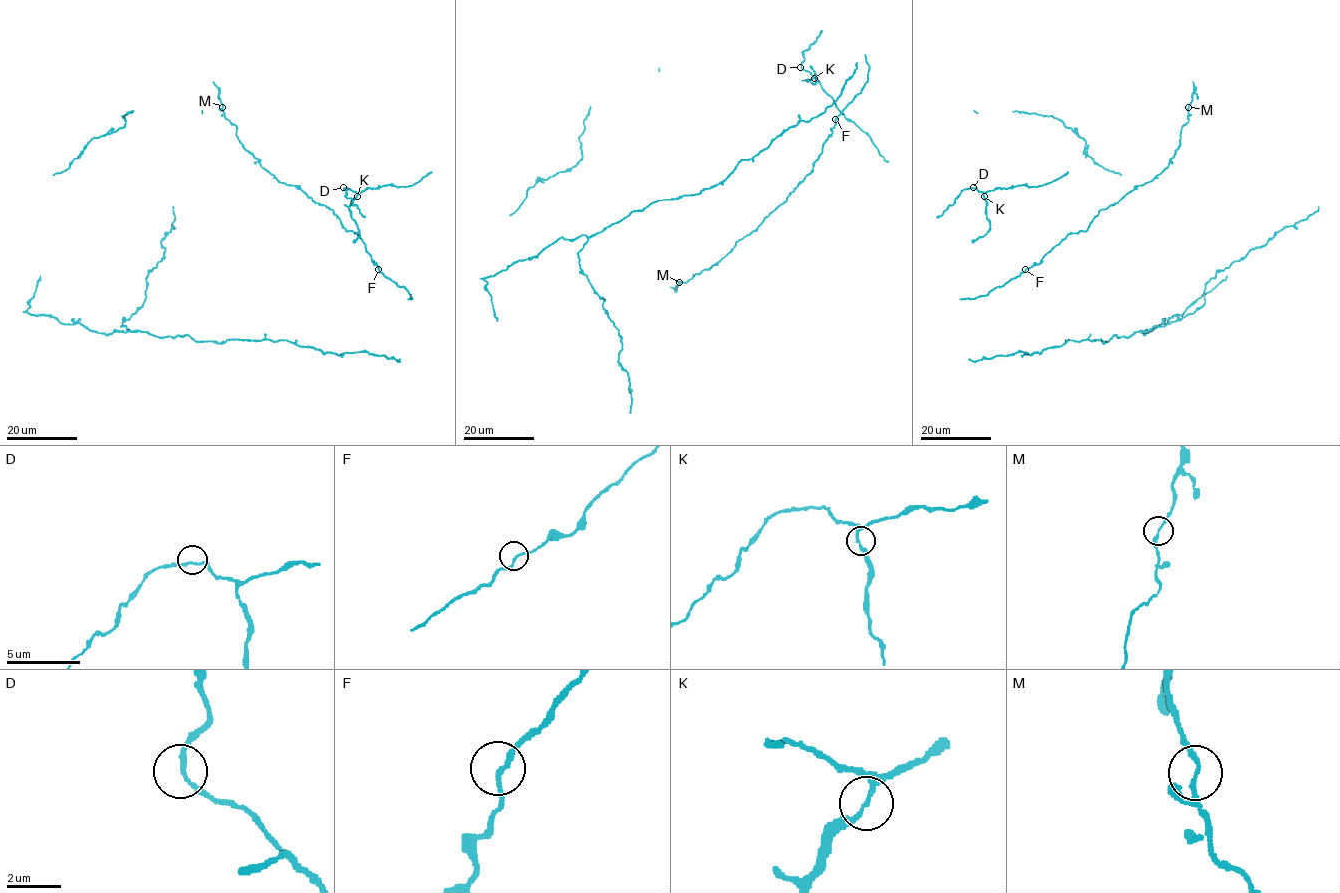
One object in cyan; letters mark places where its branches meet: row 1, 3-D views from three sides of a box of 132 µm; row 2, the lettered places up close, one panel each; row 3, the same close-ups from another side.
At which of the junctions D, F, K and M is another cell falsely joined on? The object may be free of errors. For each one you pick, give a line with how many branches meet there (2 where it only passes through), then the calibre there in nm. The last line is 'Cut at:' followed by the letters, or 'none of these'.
Cut at: none of these

